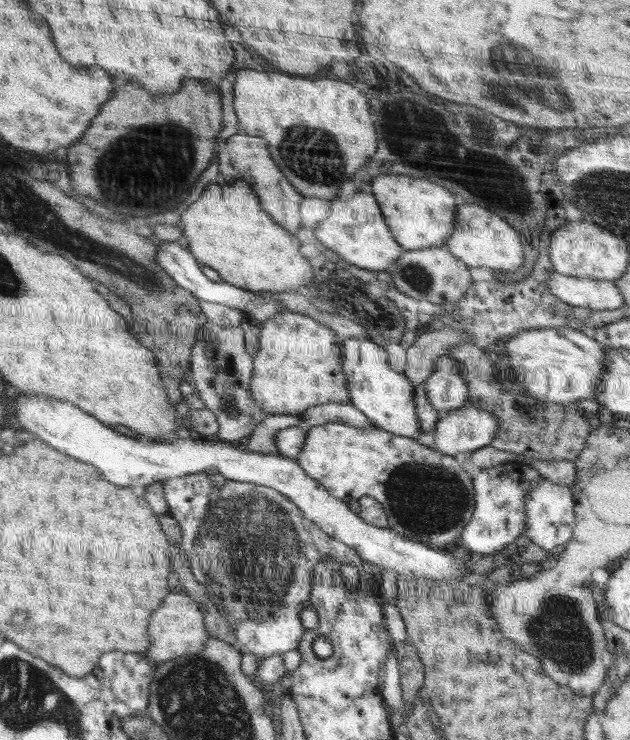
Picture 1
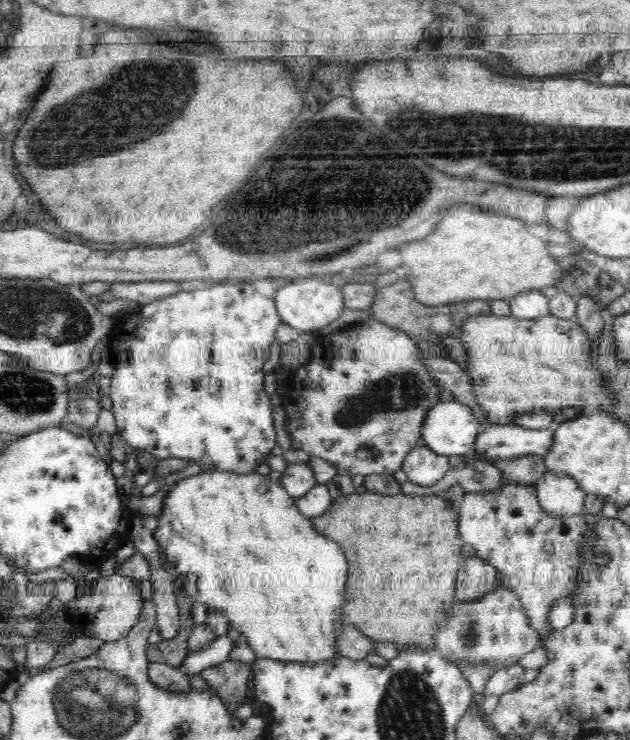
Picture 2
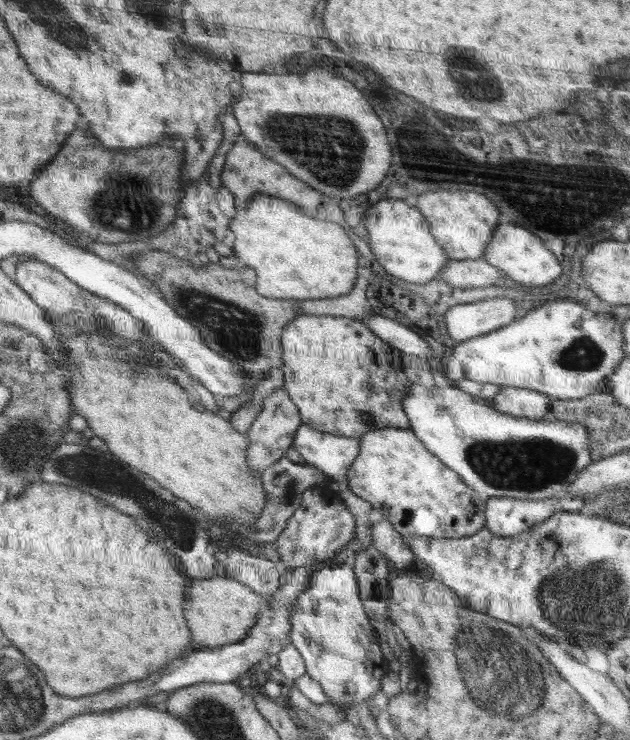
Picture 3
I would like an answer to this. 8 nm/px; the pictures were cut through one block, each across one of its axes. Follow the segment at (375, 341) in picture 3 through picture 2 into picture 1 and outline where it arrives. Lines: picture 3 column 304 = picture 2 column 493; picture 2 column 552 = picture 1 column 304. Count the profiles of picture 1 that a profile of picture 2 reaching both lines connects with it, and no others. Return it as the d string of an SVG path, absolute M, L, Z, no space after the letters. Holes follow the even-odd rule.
M294 312L276 313L256 331L259 349L253 356L251 400L268 415L300 415L311 406L351 403L342 372L343 342L327 326Z

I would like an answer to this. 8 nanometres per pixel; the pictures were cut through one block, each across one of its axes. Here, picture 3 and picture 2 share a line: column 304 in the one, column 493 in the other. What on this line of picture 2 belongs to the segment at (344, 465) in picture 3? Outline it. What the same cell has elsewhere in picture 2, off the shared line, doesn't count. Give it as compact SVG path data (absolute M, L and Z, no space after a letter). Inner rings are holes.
M514 422L506 425L492 425L479 430L474 452L485 461L504 460L522 454L544 456L552 444L553 432L557 424L550 428L538 430L524 428Z

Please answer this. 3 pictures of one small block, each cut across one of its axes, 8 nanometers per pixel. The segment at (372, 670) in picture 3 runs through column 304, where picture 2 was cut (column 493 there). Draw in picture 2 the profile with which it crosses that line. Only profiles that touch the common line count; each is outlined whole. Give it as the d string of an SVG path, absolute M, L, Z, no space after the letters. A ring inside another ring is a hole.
M504 586L481 596L473 606L470 601L464 604L455 601L447 614L443 621L437 622L440 630L434 636L434 648L447 661L467 660L471 664L497 662L497 668L504 669L517 664L521 656L538 648L539 634L530 627L520 597Z

